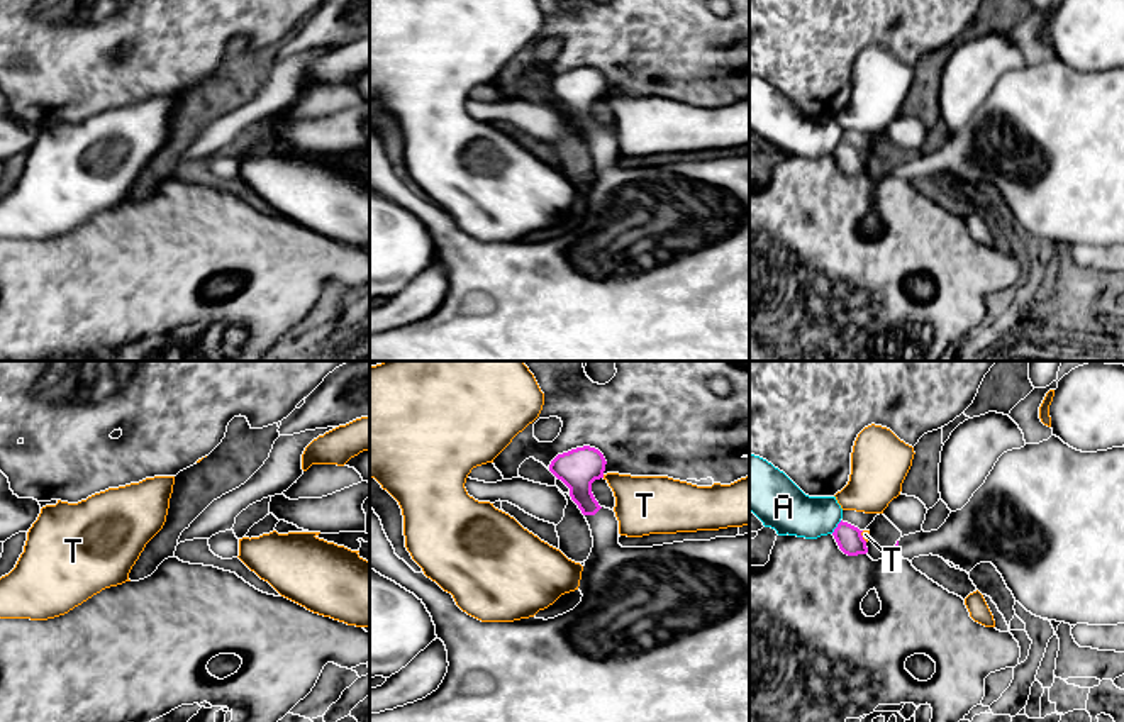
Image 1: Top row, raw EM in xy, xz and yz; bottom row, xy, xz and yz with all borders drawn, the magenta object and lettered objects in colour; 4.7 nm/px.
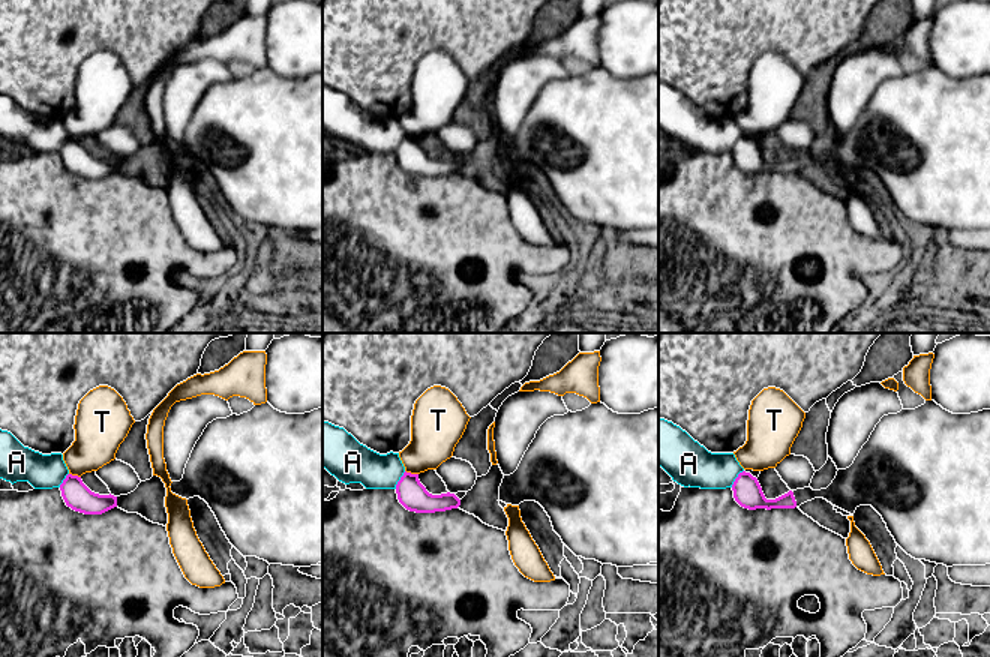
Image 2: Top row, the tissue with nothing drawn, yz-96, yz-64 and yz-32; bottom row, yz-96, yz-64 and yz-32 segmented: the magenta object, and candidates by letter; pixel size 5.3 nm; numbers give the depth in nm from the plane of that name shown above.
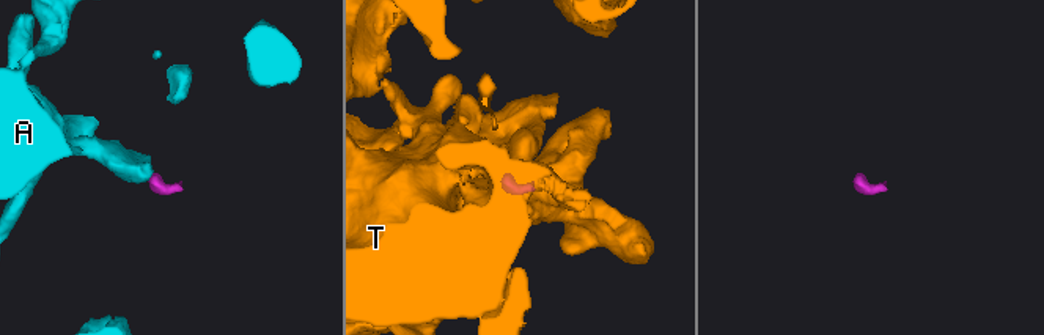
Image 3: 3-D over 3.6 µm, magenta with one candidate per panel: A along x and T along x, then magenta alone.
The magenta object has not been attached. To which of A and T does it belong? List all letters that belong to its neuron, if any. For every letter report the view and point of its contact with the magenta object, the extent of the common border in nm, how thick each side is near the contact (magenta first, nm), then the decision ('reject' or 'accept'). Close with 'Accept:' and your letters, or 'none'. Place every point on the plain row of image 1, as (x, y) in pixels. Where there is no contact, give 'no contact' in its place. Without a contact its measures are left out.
A: contact yz (836, 148); length 80 nm; calibres 120 and 220 nm; reject
T: contact yz (862, 156); length 60 nm; calibres 120 and 40 nm; reject
Accept: none

